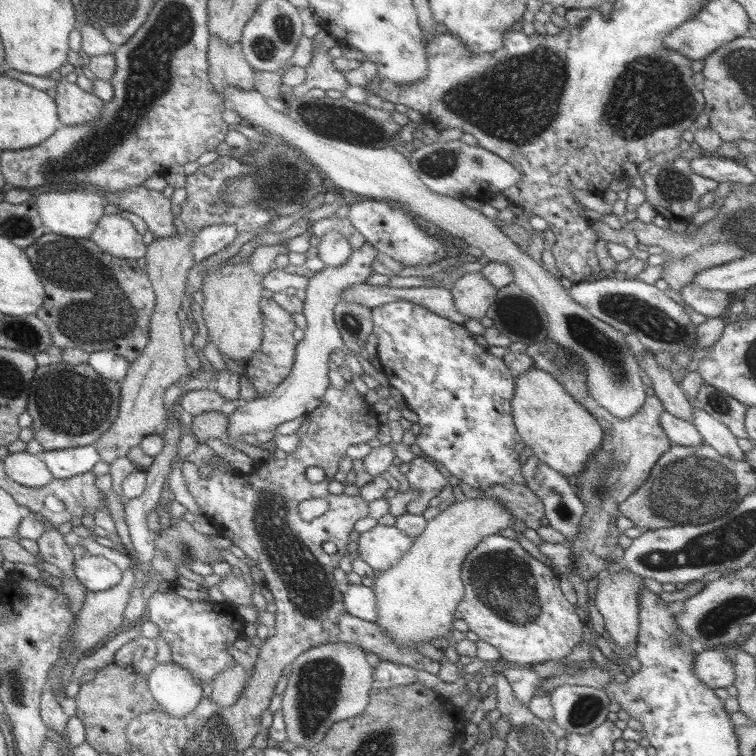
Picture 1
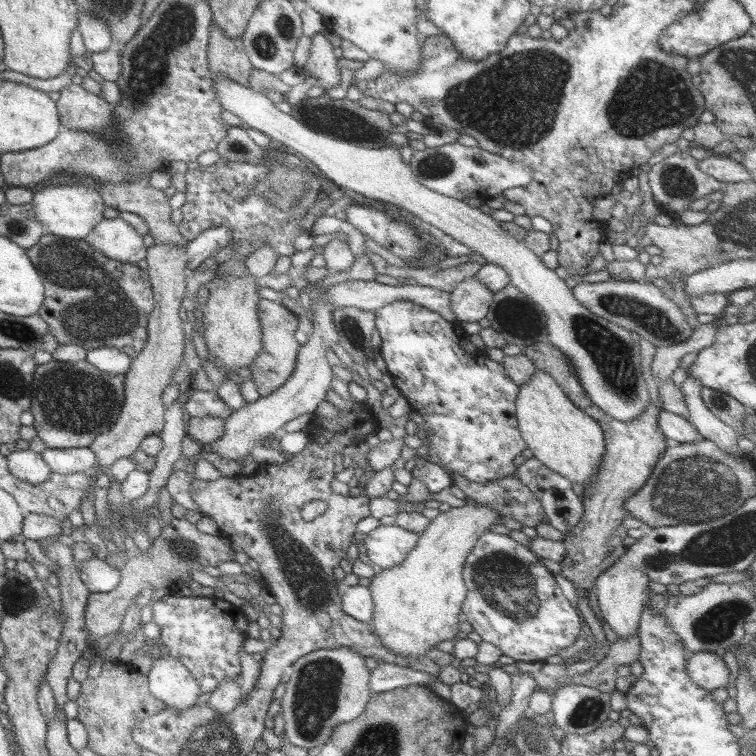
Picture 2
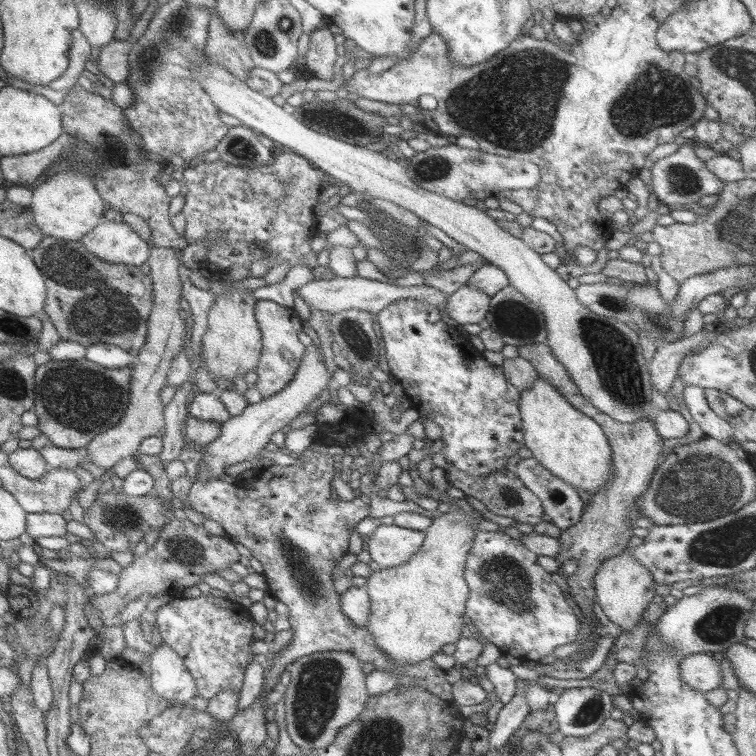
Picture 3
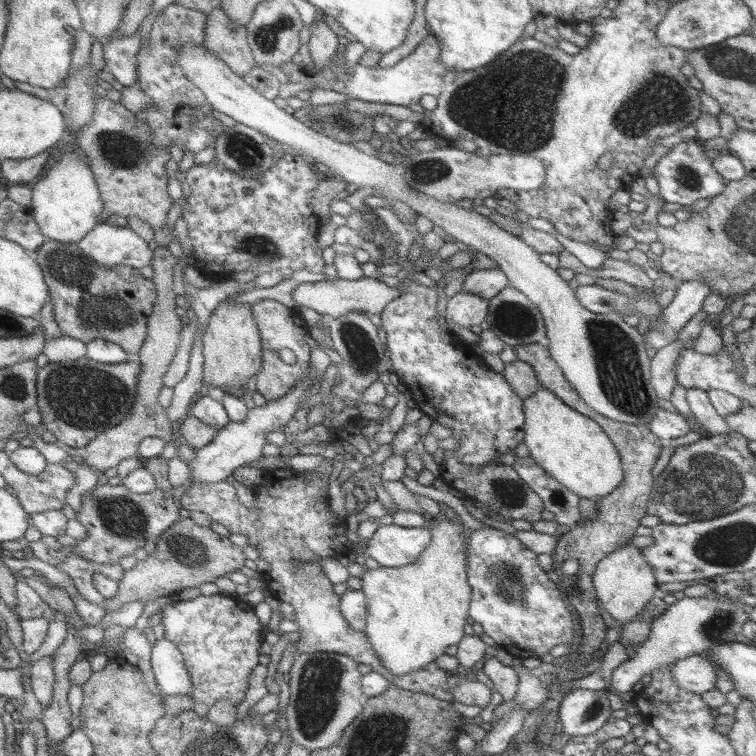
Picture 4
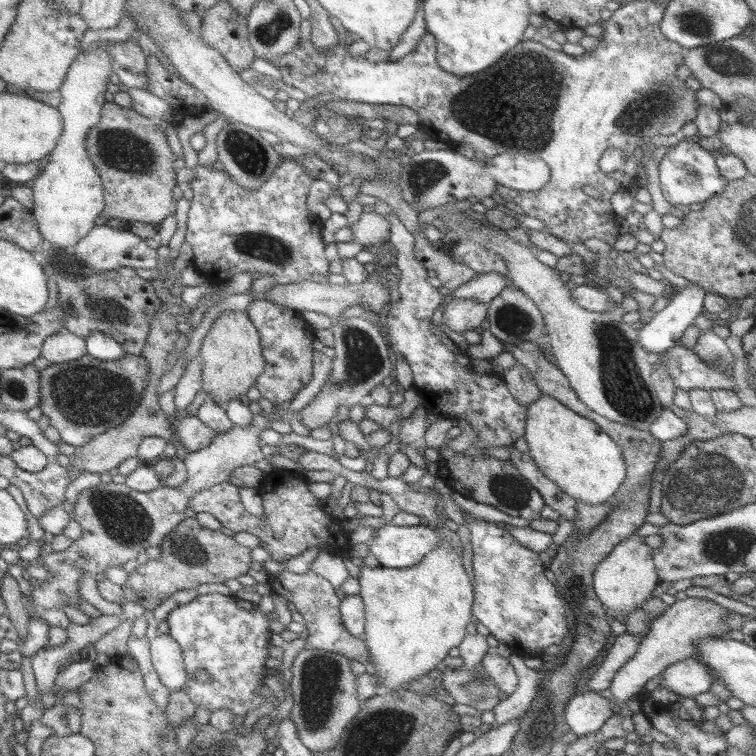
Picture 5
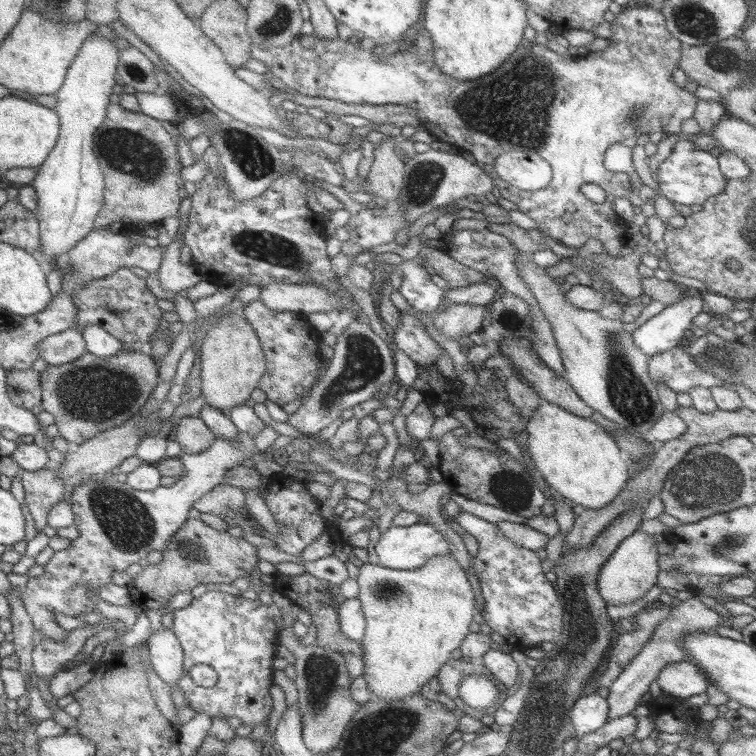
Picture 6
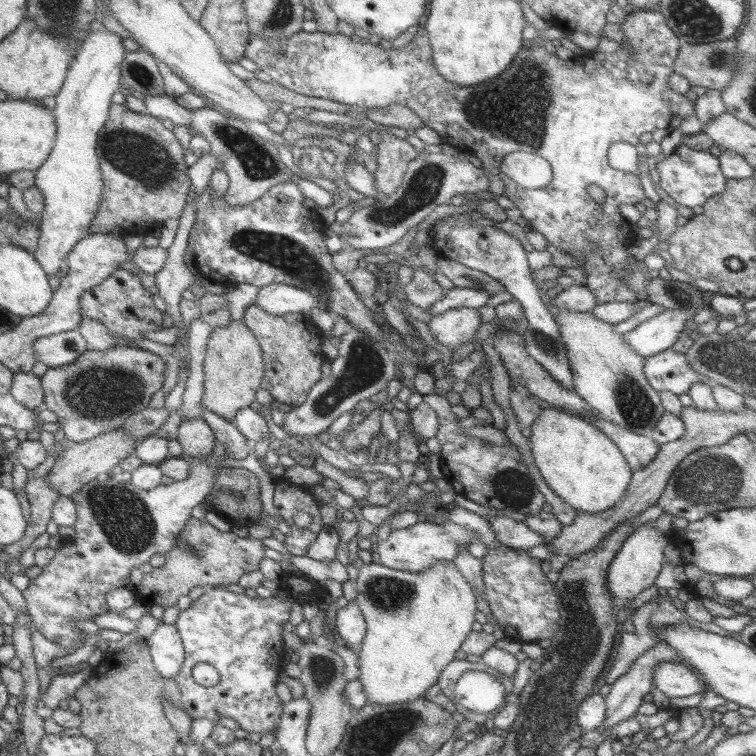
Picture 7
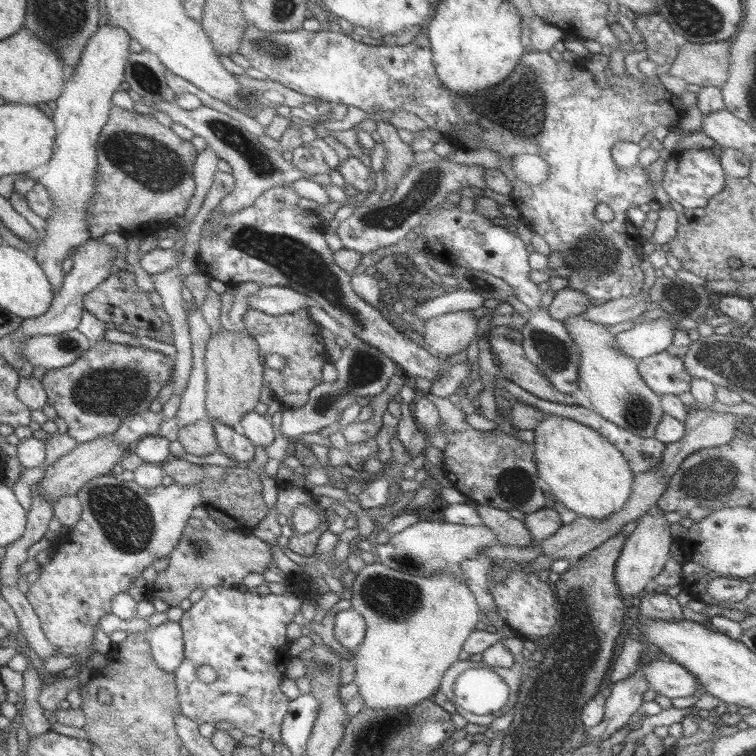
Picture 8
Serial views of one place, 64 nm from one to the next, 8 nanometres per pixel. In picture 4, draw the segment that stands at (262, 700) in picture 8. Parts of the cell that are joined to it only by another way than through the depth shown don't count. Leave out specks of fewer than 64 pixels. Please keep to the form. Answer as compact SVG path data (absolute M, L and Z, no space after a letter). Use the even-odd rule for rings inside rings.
M223 594L200 595L193 599L176 601L172 605L163 605L159 624L163 626L162 638L169 640L181 652L183 664L191 681L187 696L192 701L207 705L207 708L219 699L227 699L229 704L233 705L233 709L236 709L245 697L251 670L259 664L257 656L261 654L260 643L264 640L261 636L263 626L253 613L251 605L243 605L235 597Z

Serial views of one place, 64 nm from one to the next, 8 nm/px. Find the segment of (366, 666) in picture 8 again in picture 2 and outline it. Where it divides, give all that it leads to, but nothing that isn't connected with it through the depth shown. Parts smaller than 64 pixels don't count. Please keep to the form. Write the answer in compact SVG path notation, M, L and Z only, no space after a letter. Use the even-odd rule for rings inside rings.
M478 503L449 508L447 512L441 512L433 520L428 520L427 527L418 534L417 543L401 563L370 578L368 590L372 614L369 623L373 626L377 639L381 641L381 646L401 657L419 657L425 655L430 648L435 648L437 642L451 640L456 636L459 630L457 616L461 612L461 603L466 594L461 577L462 564L465 563L465 557L473 548L477 536L489 532L491 526L499 525L501 518L489 506Z

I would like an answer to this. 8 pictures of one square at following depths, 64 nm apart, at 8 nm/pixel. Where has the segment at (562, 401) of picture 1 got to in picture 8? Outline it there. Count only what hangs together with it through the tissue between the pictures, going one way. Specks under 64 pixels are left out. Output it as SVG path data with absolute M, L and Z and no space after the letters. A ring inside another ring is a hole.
M545 415L532 431L535 434L532 442L534 448L532 460L536 476L553 499L577 516L595 521L607 520L613 512L623 507L625 500L629 497L634 475L628 468L621 452L618 452L613 444L610 444L603 436L588 426L555 415Z

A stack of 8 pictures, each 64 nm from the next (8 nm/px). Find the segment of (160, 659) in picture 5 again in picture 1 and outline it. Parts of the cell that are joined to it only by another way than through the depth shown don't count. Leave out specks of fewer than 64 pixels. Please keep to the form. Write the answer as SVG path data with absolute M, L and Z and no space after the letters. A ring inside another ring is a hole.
M168 659L158 660L145 678L157 709L169 717L186 716L201 698L199 682L187 670Z

